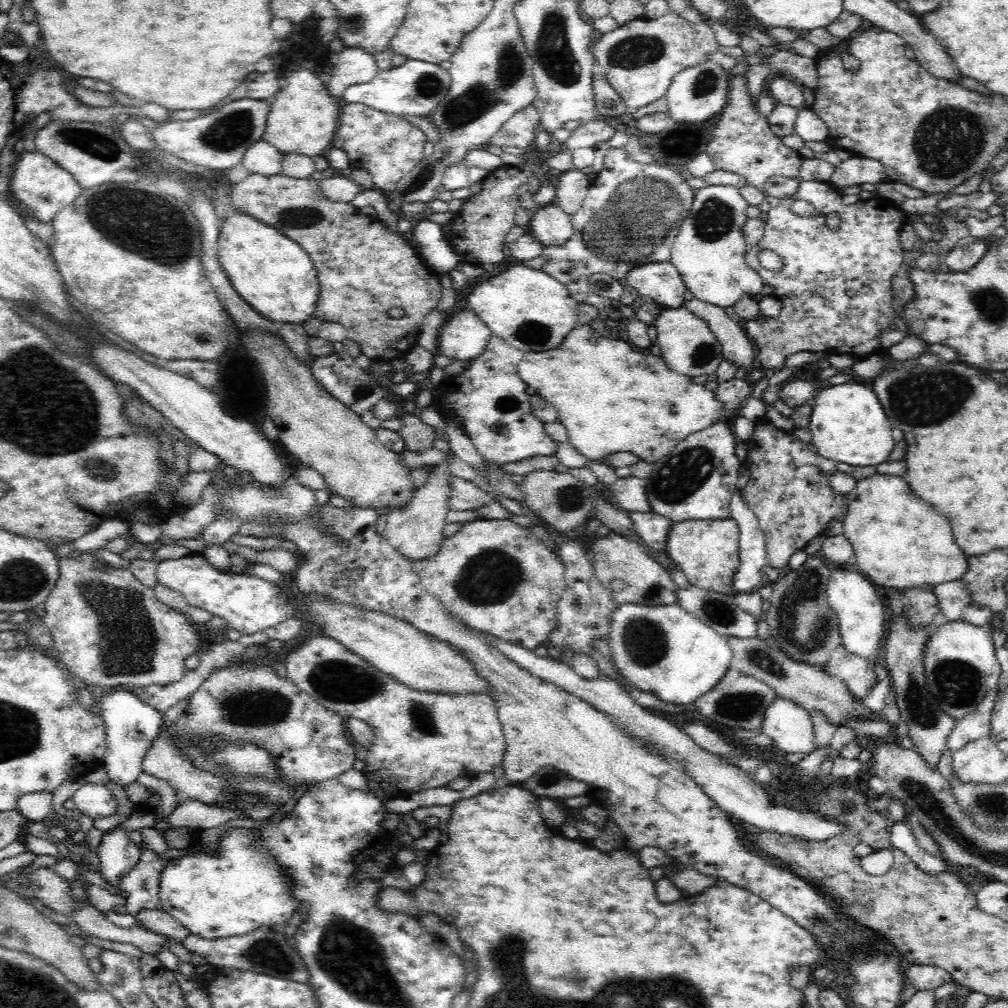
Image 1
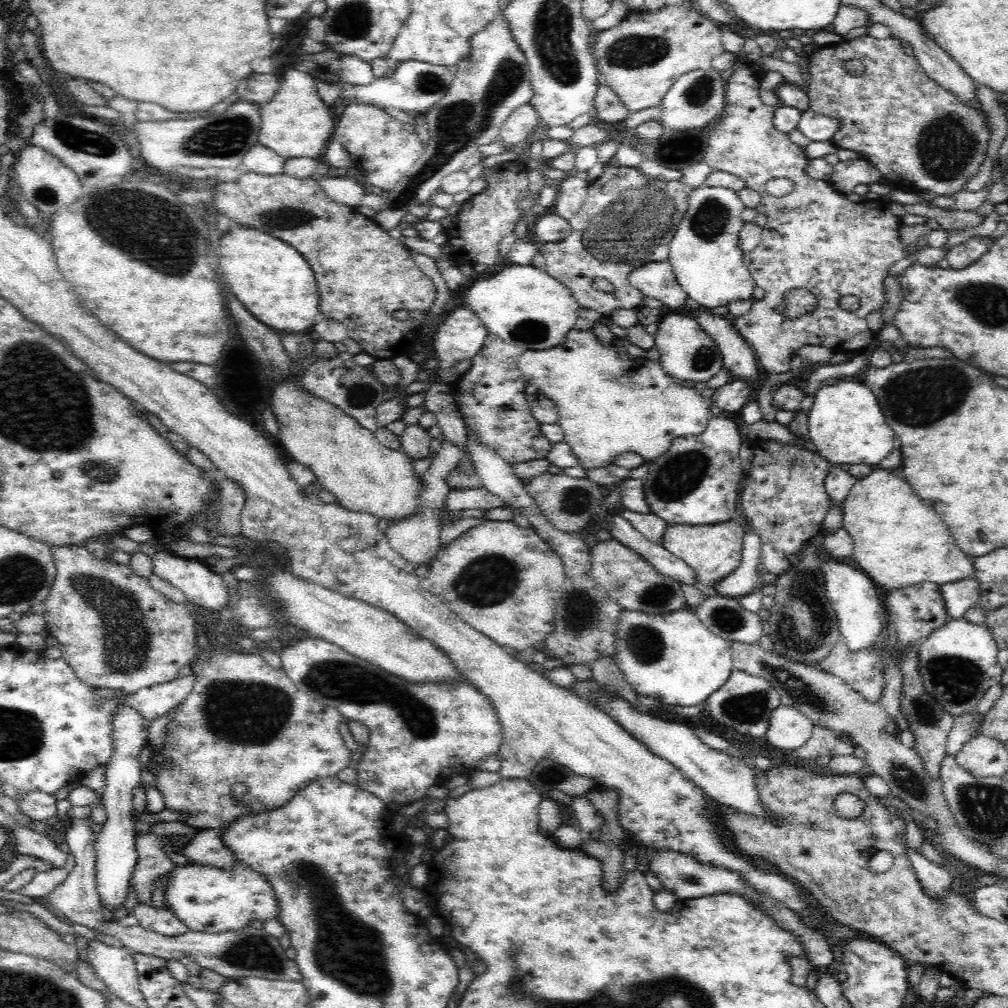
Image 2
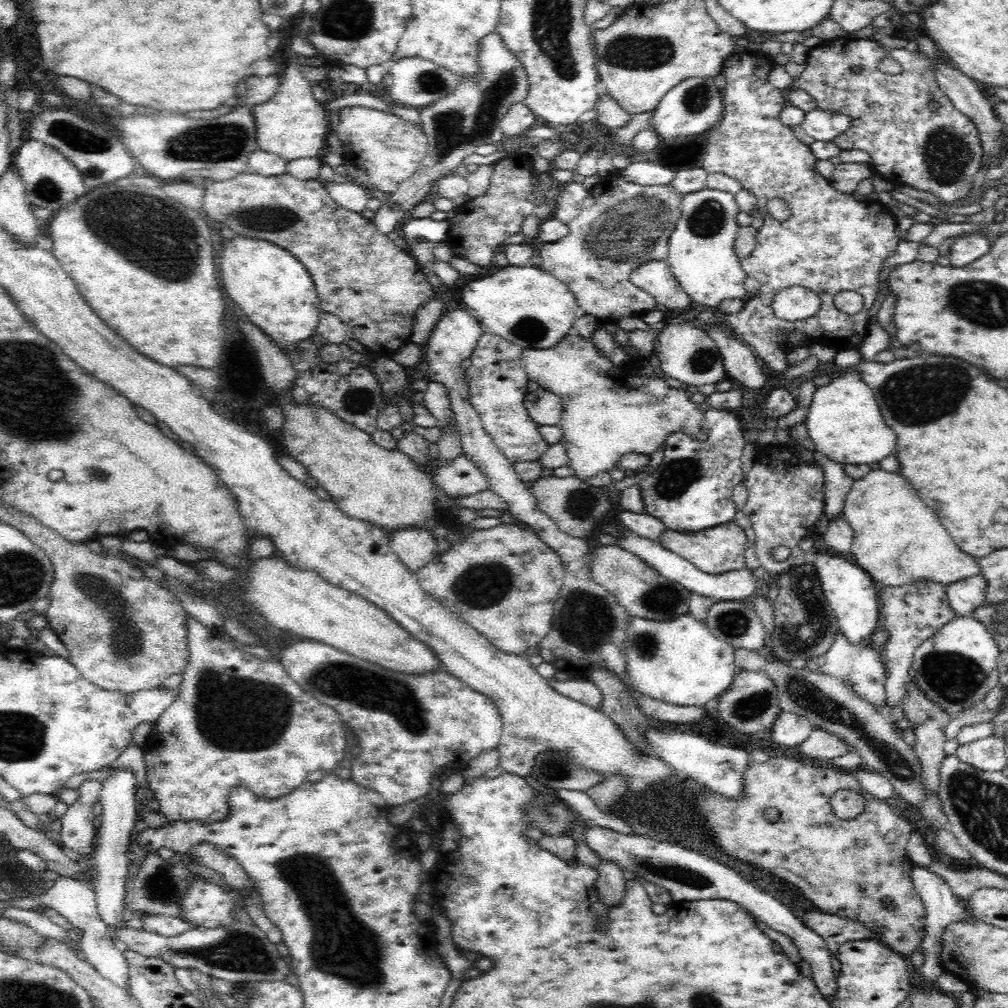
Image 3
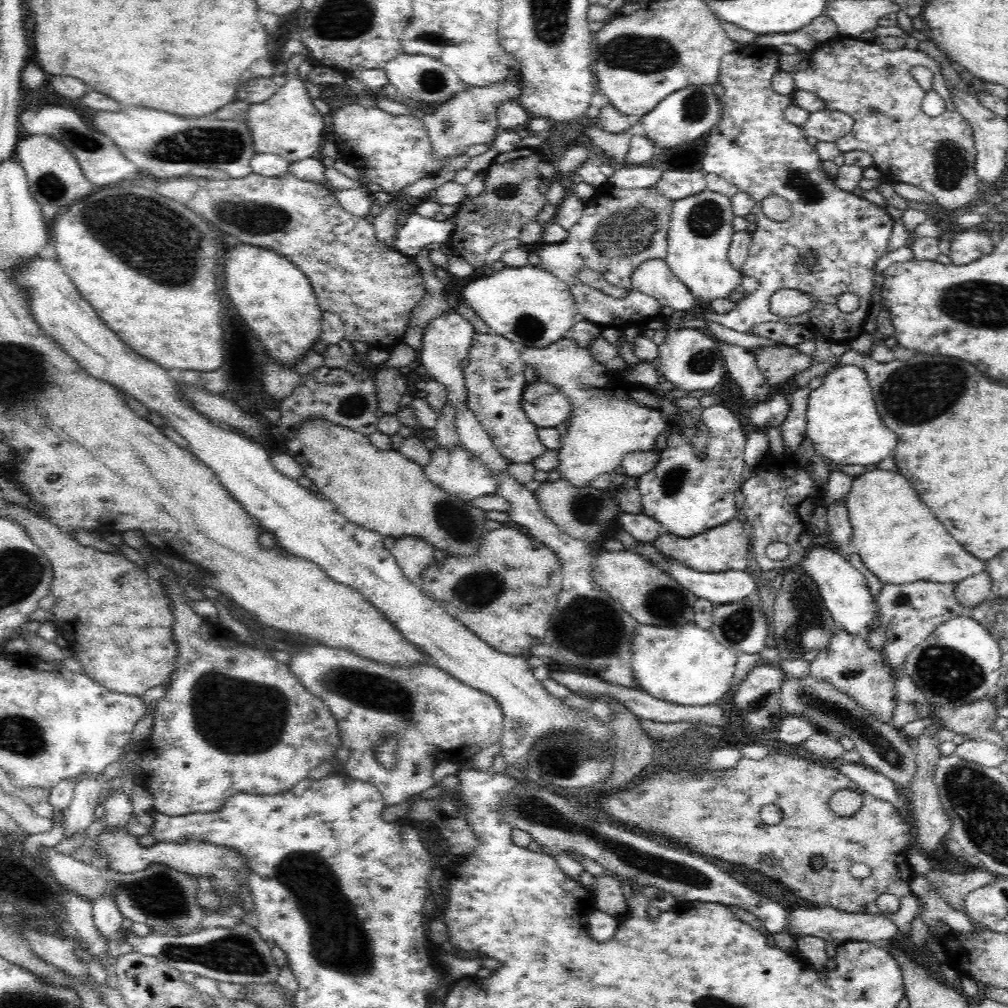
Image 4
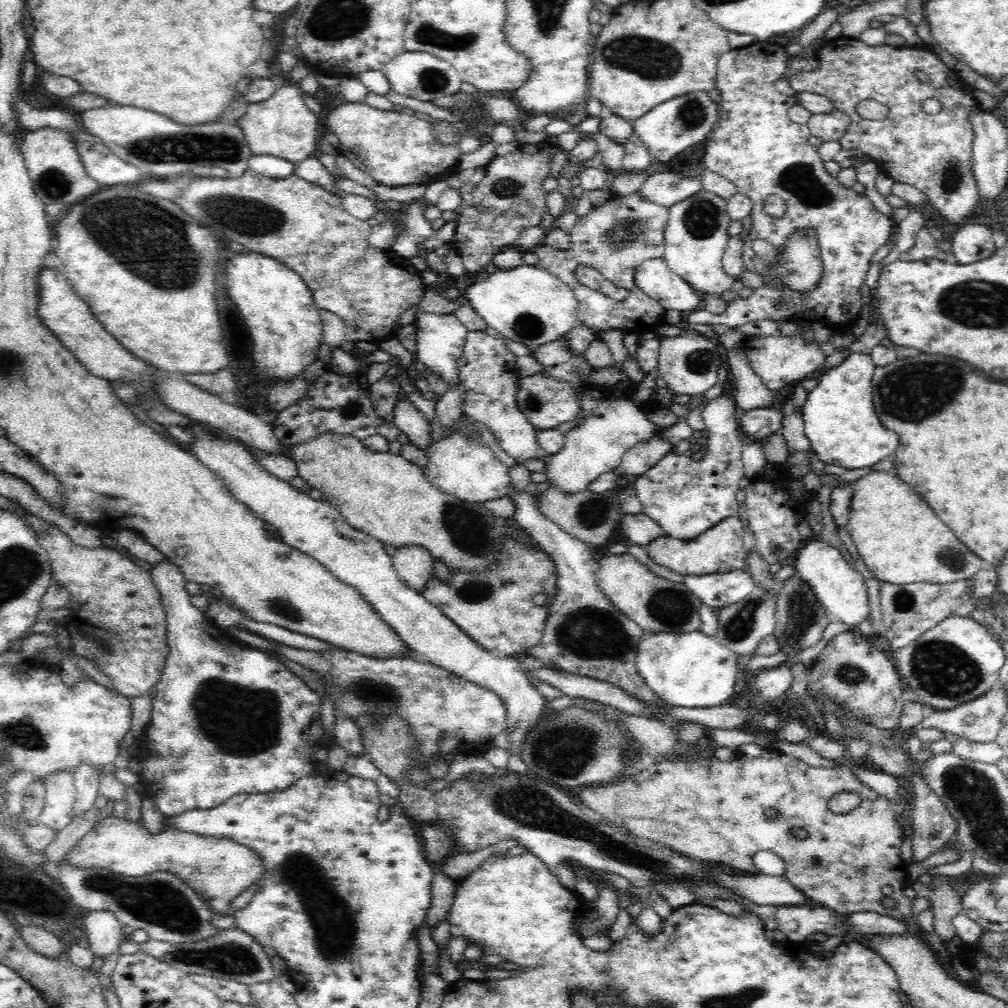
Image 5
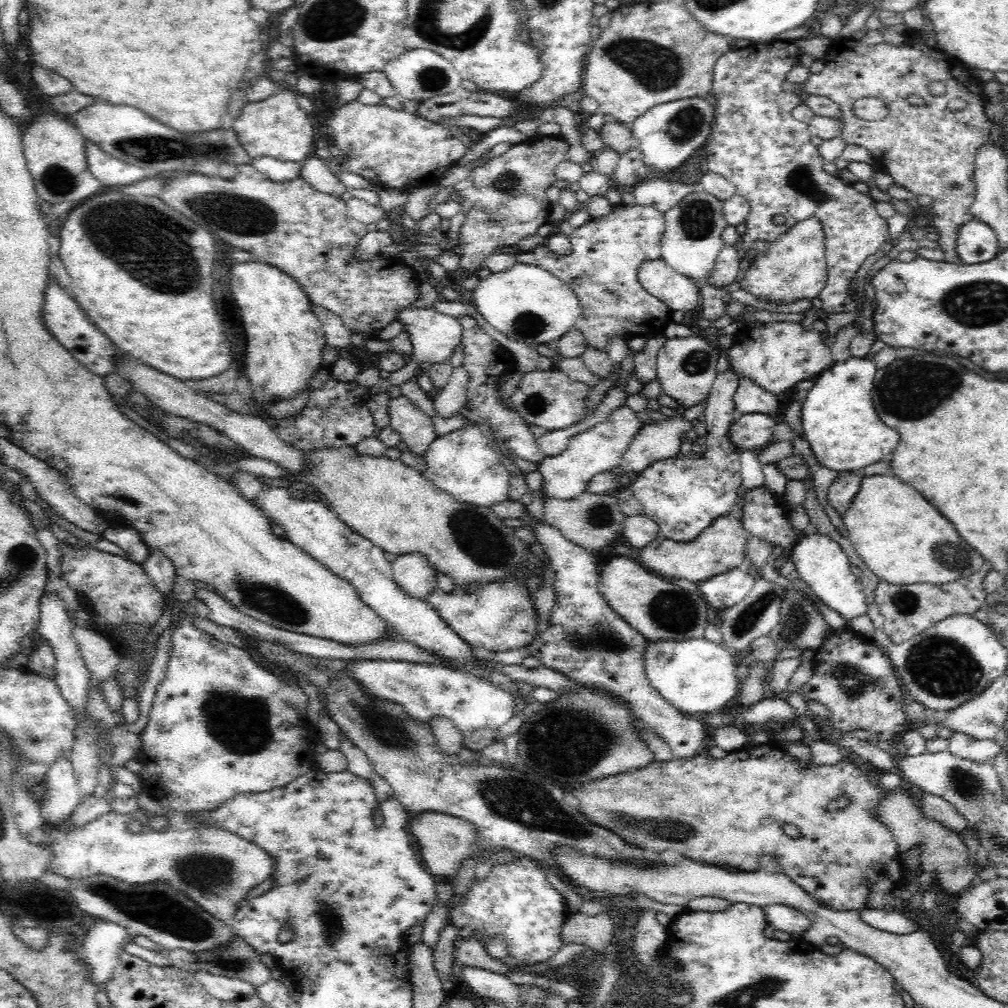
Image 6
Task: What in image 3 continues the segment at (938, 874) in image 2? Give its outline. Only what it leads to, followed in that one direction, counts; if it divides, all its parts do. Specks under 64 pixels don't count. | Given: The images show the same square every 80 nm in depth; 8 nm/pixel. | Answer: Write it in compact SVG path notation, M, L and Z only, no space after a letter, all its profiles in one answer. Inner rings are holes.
M913 864L911 875L914 889L916 889L918 895L922 897L924 906L926 906L926 934L921 944L925 961L919 970L920 974L918 974L918 978L916 978L916 984L921 984L921 986L925 986L925 988L937 988L936 982L943 968L940 958L941 938L944 928L952 921L965 919L964 915L968 910L964 904L962 904L962 901L958 900L958 897L952 893L950 885L948 885L940 875L936 874L936 872L932 872L932 869Z

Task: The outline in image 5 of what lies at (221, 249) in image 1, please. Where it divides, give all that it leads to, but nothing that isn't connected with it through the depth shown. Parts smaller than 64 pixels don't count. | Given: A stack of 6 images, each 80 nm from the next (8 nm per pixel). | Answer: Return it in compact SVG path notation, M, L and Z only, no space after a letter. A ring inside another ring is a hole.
M252 251L248 254L234 254L226 266L226 290L253 340L254 374L261 374L268 381L289 381L302 376L306 367L318 359L317 350L323 342L323 325L318 313L320 308L316 306L312 291L304 279L284 261Z

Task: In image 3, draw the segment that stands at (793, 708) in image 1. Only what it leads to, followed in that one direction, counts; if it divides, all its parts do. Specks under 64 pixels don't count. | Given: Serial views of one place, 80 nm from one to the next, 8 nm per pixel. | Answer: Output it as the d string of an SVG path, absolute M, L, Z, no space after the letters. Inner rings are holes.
M782 711L773 722L771 737L782 746L798 746L810 736L815 727L806 716Z

